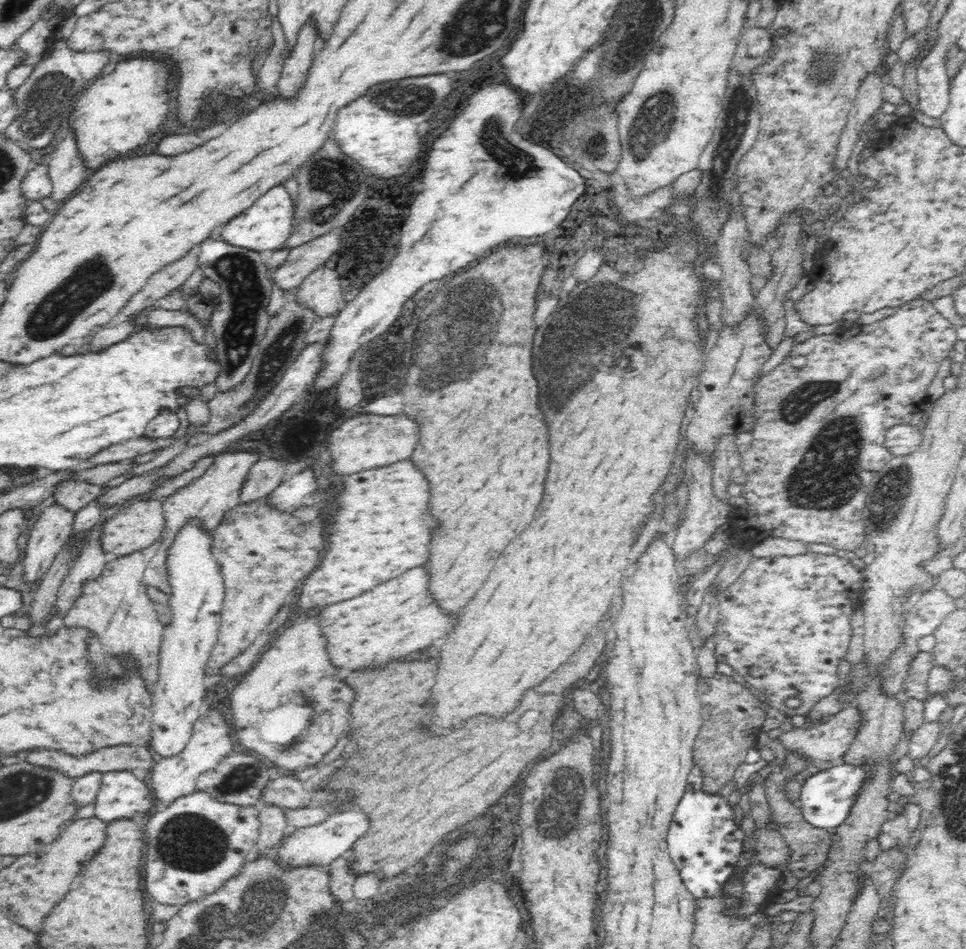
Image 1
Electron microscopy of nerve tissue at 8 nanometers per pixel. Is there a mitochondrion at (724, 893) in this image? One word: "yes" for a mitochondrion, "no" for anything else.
no

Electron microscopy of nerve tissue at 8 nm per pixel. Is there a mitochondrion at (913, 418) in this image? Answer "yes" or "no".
no

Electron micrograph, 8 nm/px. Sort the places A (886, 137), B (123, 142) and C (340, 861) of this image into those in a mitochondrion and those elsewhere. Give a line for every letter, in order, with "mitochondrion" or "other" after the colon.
A: other
B: other
C: other

